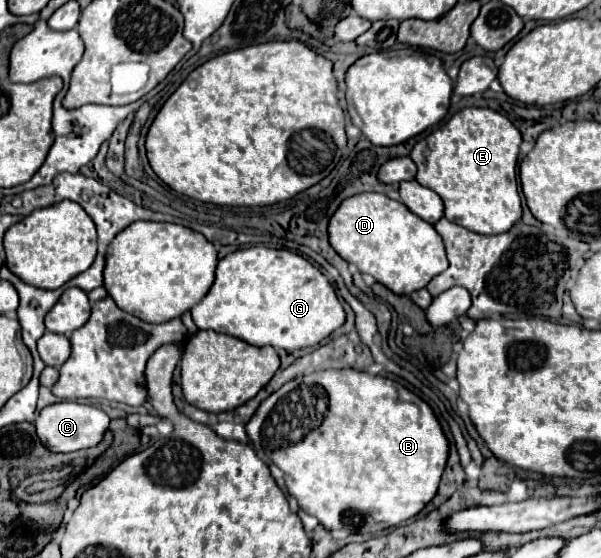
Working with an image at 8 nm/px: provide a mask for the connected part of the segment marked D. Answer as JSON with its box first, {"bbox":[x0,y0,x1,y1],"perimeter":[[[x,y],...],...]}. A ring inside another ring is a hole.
{"bbox":[328,193,448,295],"perimeter":[[[360,193],[344,199],[336,209],[336,213],[330,217],[328,237],[330,245],[338,251],[338,255],[344,261],[356,265],[360,273],[372,275],[378,283],[382,283],[396,295],[410,295],[412,291],[426,287],[432,277],[436,277],[448,267],[444,243],[442,237],[436,233],[436,229],[418,215],[414,215],[404,203],[394,201],[382,193]]]}

